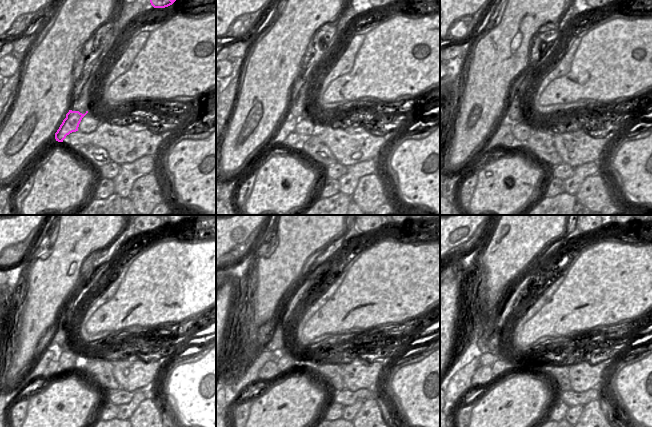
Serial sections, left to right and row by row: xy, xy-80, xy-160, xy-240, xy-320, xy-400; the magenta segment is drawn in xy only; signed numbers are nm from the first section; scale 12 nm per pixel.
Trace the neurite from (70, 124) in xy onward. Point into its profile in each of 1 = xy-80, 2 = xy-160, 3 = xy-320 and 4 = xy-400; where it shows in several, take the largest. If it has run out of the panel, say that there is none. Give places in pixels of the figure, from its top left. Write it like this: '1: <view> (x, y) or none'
1: xy-80 (288, 125)
2: xy-160 (501, 131)
3: xy-320 (250, 375)
4: xy-400 (460, 382)

